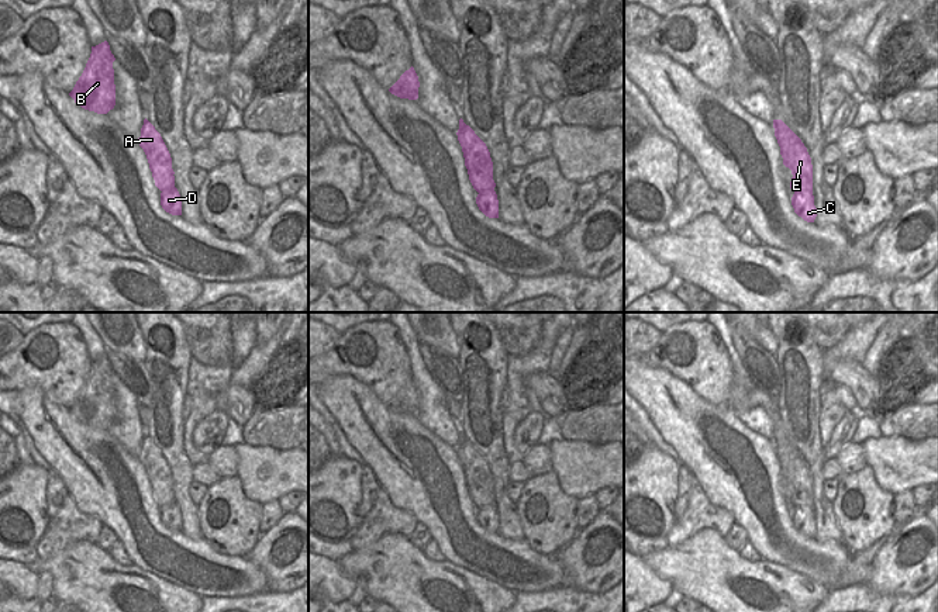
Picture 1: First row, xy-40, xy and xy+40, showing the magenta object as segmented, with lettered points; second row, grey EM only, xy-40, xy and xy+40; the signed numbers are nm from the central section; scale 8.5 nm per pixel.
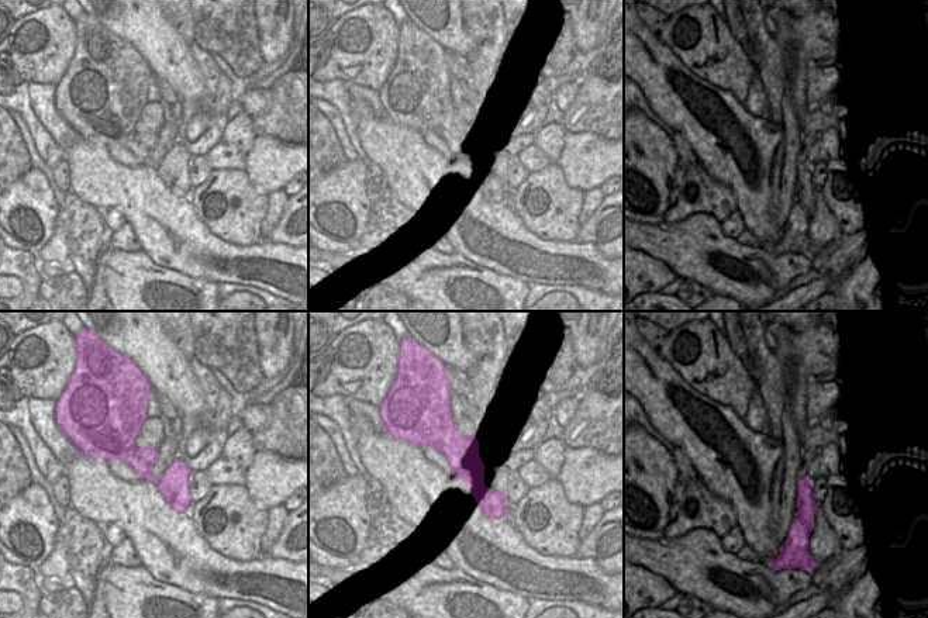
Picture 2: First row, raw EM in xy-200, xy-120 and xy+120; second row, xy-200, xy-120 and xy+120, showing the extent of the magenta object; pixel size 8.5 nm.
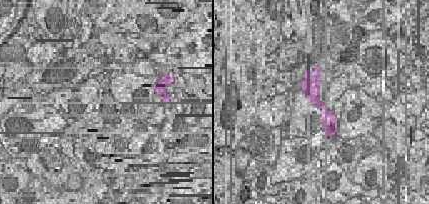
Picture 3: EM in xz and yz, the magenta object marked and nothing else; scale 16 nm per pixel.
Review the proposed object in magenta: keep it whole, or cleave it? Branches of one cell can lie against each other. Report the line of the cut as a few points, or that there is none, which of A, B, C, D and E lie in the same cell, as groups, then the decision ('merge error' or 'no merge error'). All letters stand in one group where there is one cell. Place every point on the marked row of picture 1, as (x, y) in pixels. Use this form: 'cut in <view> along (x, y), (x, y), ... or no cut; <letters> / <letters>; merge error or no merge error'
cut in xy+40 along (810, 163), (806, 173), (793, 177), (796, 185), (795, 193); A B E / C D; merge error

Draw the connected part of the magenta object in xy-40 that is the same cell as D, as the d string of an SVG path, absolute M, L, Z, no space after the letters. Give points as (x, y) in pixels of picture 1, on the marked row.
M163 176L166 190L161 193L162 208L172 215L182 215L182 197L175 187L175 176Z

